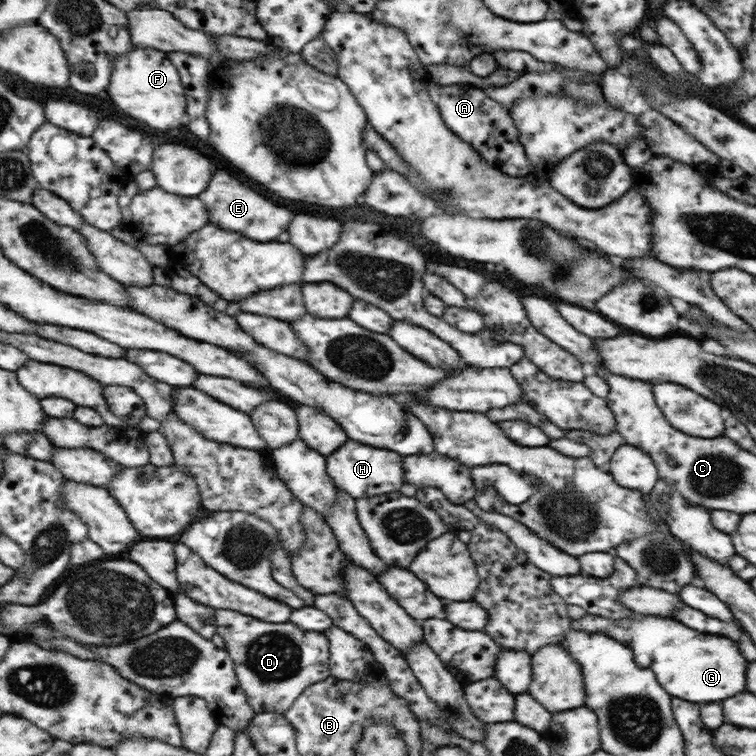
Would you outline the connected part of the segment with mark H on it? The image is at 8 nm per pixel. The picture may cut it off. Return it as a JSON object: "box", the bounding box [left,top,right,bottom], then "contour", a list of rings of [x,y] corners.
{"box":[328,439,404,500],"contour":[[[352,439],[328,456],[328,473],[340,490],[355,500],[400,491],[404,486],[404,468],[400,454],[360,444]]]}

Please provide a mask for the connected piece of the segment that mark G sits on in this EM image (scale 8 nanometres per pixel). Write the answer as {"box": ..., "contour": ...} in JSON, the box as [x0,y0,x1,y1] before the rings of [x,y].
{"box":[572,614,749,705],"contour":[[[587,614],[581,620],[572,620],[574,629],[590,633],[606,633],[620,643],[628,645],[636,662],[642,668],[650,668],[666,692],[701,705],[736,696],[746,690],[746,672],[749,660],[734,639],[716,633],[698,632],[680,621],[646,615],[644,619],[612,621]]]}

